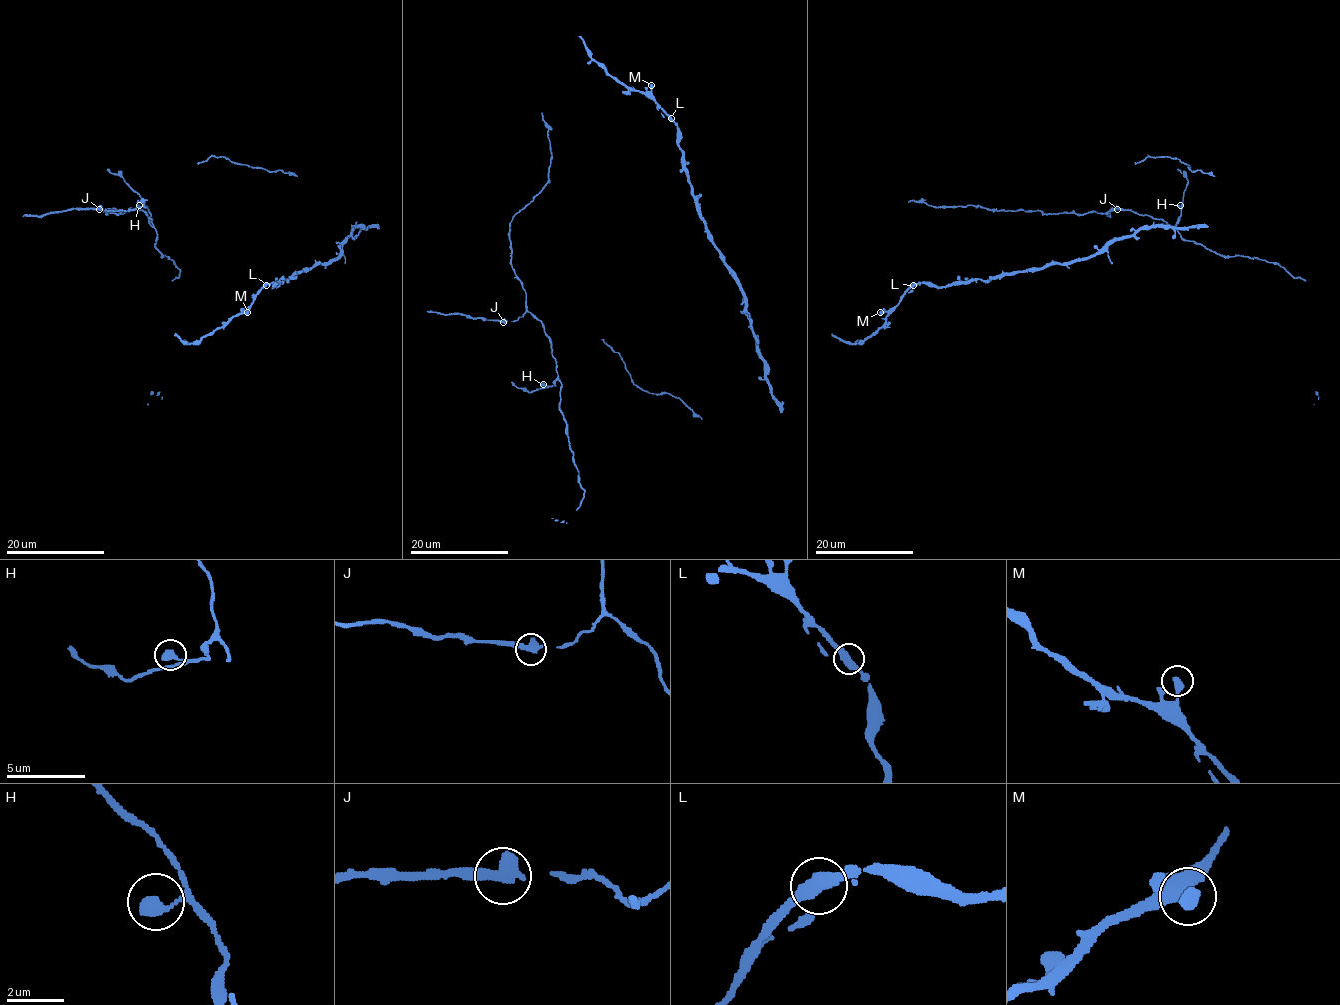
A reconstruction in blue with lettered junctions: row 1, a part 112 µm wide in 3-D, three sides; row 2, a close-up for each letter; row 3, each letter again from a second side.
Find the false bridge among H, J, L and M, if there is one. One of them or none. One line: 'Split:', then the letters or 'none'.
Split: J

